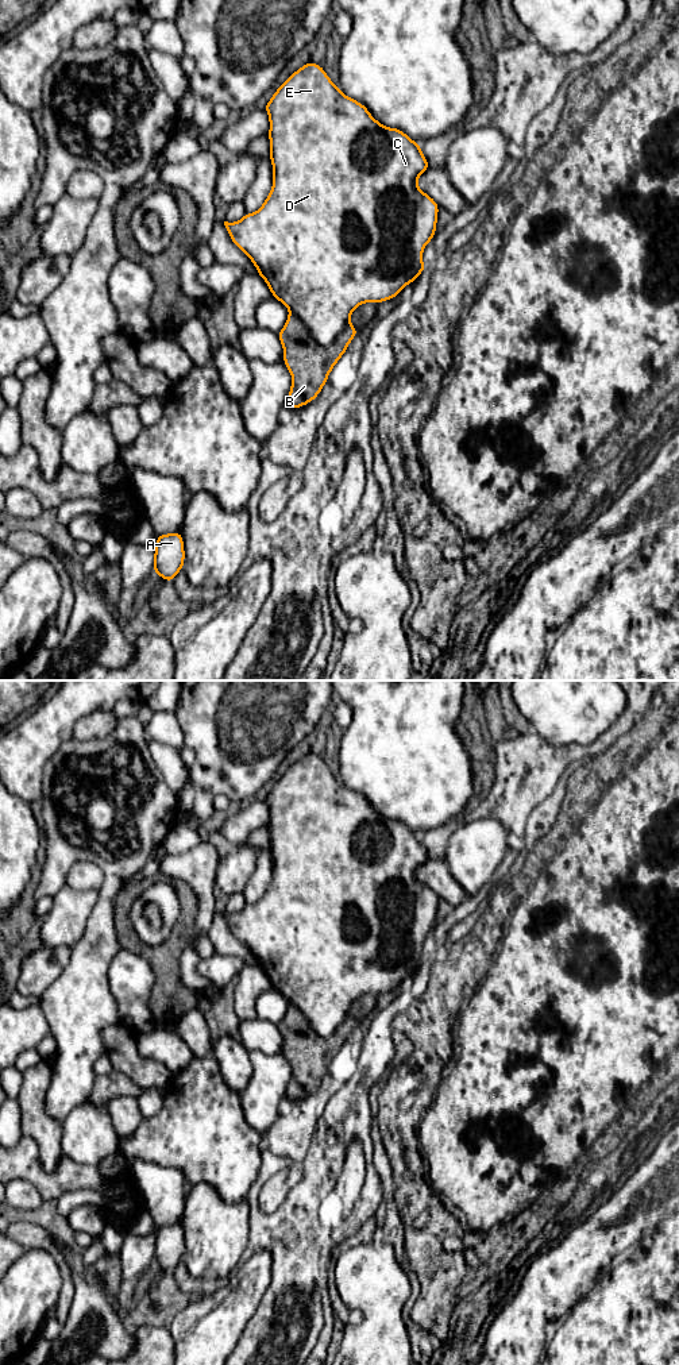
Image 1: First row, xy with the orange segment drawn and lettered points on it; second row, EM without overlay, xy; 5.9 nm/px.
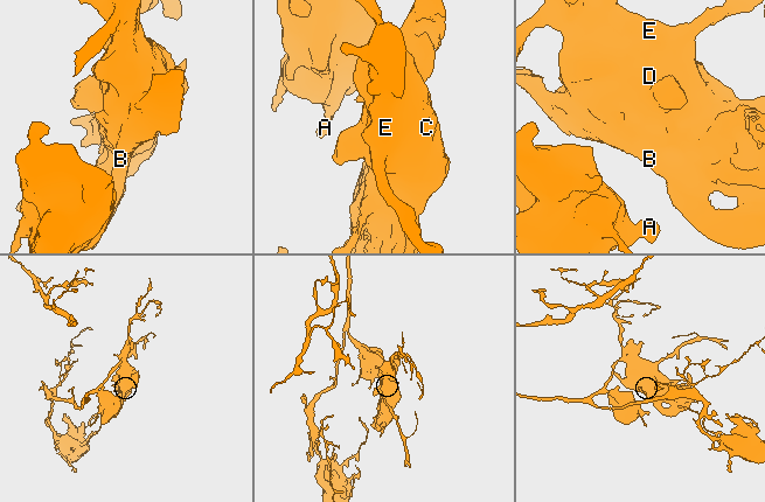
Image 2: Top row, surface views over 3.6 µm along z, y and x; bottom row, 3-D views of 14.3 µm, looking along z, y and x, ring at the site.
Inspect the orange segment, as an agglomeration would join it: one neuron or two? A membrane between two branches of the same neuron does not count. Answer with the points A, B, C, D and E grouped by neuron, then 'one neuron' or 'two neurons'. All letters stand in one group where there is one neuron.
A C D E / B; two neurons

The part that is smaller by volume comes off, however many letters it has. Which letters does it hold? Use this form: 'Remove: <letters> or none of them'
Remove: B

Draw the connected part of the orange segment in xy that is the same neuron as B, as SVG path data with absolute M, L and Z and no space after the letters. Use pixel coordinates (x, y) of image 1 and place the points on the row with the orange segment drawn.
M289 313L278 338L283 348L283 365L292 375L286 404L294 409L312 402L328 381L337 360L347 351L358 329L348 323L329 344L319 344L294 313Z

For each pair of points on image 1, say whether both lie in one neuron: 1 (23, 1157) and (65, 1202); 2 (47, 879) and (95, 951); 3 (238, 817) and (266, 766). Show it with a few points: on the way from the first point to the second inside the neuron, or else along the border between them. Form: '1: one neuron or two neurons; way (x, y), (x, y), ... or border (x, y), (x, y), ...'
1: two neurons; border (92, 1188), (68, 1190), (56, 1200)
2: one neuron; way (83, 855), (95, 855), (110, 870), (101, 916)
3: two neurons; border (240, 805), (234, 808)

